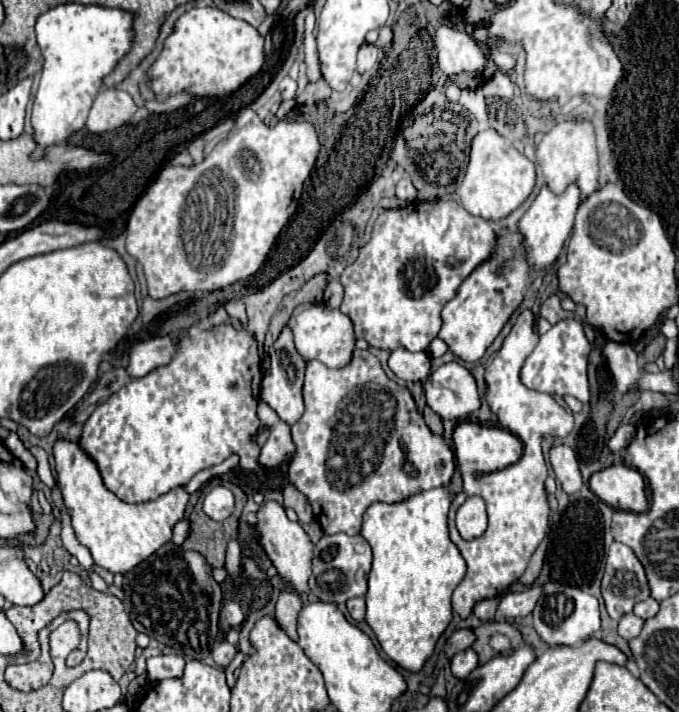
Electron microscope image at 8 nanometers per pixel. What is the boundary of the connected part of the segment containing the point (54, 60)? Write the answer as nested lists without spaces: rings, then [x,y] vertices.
[[[60,4],[36,20],[36,38],[44,56],[42,78],[32,104],[32,128],[36,148],[30,158],[40,160],[50,146],[64,144],[74,132],[82,130],[92,102],[102,90],[102,80],[132,50],[134,12],[96,4]]]

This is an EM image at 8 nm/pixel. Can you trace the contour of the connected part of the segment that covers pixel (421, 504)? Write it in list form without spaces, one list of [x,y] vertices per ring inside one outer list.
[[[438,486],[438,488],[422,490],[418,494],[410,494],[408,498],[394,504],[374,502],[364,512],[362,536],[368,540],[374,552],[372,570],[368,574],[366,622],[374,630],[388,658],[392,658],[396,664],[400,664],[410,672],[418,672],[434,652],[436,640],[452,620],[452,606],[450,606],[452,592],[466,576],[466,562],[458,552],[458,548],[448,538],[446,516],[448,516],[450,502],[452,502],[450,490],[446,486]]]

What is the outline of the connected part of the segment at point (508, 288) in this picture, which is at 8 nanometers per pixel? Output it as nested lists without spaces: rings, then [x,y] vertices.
[[[510,230],[508,236],[498,236],[494,258],[480,264],[460,286],[456,298],[452,298],[442,310],[442,328],[438,338],[448,344],[448,350],[464,360],[478,362],[486,348],[500,334],[502,326],[508,322],[510,314],[522,302],[522,288],[530,280],[528,262],[524,262],[524,254],[520,254],[520,238],[516,238],[516,230]]]

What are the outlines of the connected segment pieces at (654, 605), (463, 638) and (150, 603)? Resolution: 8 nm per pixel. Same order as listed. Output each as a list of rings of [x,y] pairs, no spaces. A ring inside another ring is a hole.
[[[648,598],[648,600],[644,600],[644,602],[638,602],[632,612],[634,612],[638,618],[642,618],[642,620],[652,618],[652,616],[658,612],[658,602],[656,602],[654,598]]]
[[[456,630],[450,638],[448,638],[448,642],[446,642],[446,646],[444,646],[444,654],[448,656],[448,658],[452,658],[454,654],[458,654],[460,650],[466,650],[466,648],[470,648],[472,646],[472,642],[474,642],[474,634],[472,634],[472,630]]]
[[[166,542],[148,560],[124,574],[122,590],[126,600],[132,602],[130,622],[138,632],[174,648],[188,658],[208,658],[218,636],[222,588],[212,578],[212,566],[208,566],[200,552],[182,550],[174,542]]]

